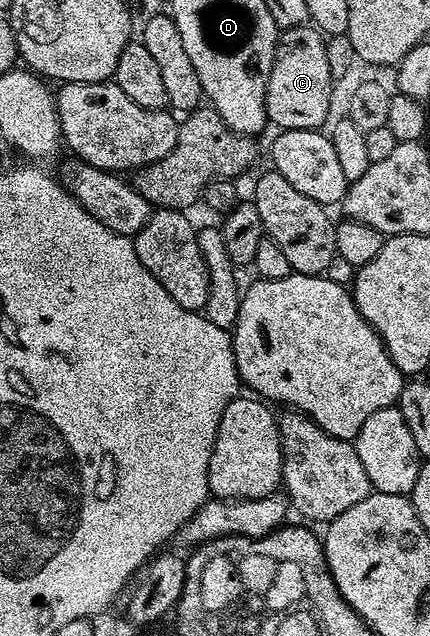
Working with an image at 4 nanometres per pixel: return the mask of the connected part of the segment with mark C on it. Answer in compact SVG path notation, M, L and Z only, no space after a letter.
M303 25L288 30L281 30L276 40L276 52L274 53L274 61L270 64L266 71L266 82L264 88L266 89L266 113L268 114L268 123L274 125L277 123L277 128L289 131L290 129L310 129L311 131L323 128L329 122L328 119L328 106L332 103L332 86L334 80L330 73L330 64L326 61L326 45L324 44L325 36L317 31L311 25Z

